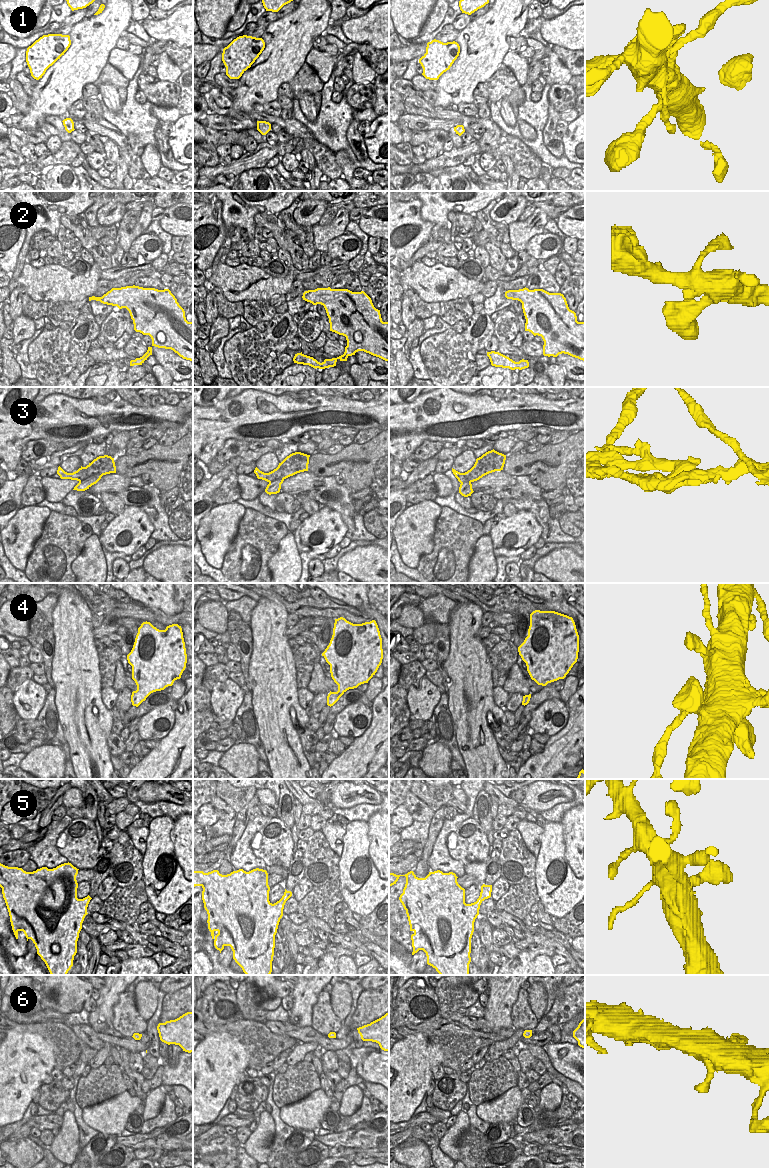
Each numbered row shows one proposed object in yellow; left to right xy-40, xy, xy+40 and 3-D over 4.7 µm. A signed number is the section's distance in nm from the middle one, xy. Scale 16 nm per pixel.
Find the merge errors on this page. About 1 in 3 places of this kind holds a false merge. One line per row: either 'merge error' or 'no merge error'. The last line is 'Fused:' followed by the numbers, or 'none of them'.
1: no merge error
2: no merge error
3: merge error
4: no merge error
5: no merge error
6: no merge error
Fused: 3

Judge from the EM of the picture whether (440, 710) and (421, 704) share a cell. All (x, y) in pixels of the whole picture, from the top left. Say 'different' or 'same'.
different

